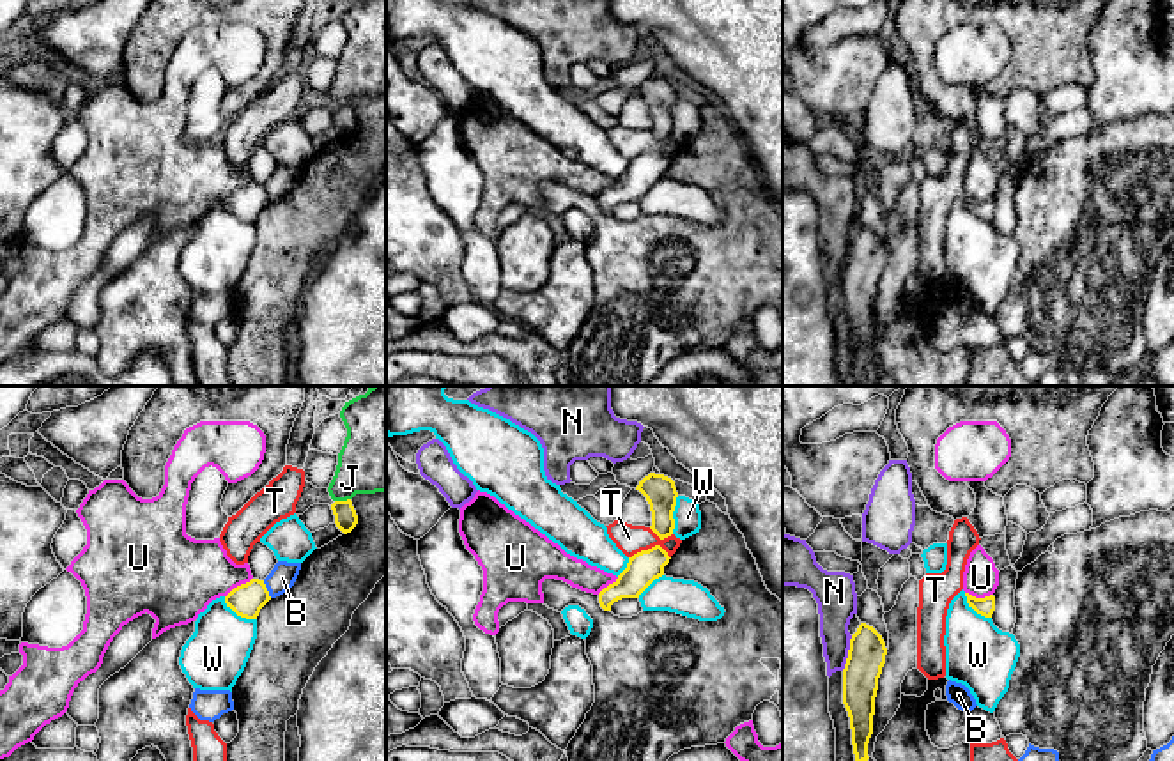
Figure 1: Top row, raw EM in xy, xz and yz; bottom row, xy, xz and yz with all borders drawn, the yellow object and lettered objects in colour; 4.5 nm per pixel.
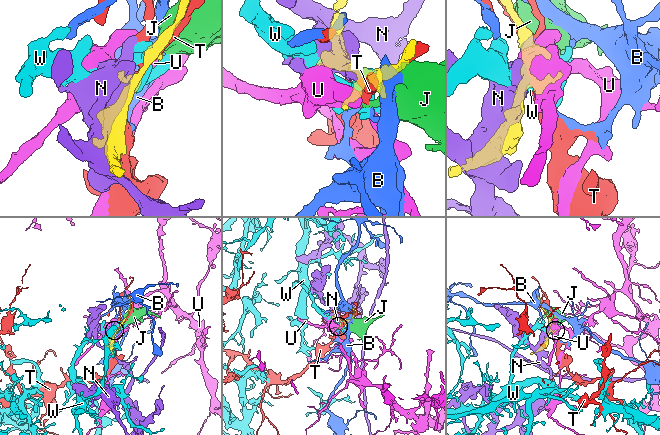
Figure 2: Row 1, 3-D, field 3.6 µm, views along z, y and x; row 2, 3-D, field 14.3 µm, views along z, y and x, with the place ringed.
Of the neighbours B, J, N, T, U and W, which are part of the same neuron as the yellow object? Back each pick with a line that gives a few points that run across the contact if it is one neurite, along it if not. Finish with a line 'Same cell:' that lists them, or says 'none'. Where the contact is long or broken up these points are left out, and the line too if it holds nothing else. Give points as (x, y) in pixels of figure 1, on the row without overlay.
Same cell: none

